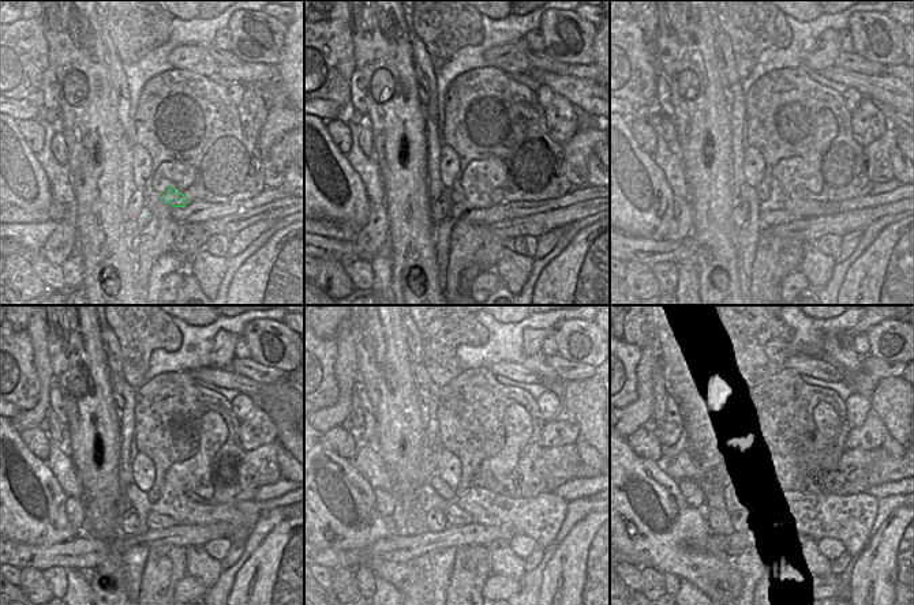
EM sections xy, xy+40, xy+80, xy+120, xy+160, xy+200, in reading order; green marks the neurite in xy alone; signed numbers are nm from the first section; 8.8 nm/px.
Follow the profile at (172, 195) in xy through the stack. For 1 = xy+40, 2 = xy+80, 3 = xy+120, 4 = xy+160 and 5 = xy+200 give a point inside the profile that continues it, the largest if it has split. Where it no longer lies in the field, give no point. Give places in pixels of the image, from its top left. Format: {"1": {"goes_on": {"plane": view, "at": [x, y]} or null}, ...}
{"1": {"goes_on": {"plane": "xy+40", "at": [476, 199]}}, "2": {"goes_on": {"plane": "xy+80", "at": [783, 199]}}, "3": {"goes_on": {"plane": "xy+120", "at": [184, 510]}}, "4": {"goes_on": {"plane": "xy+160", "at": [540, 518]}}, "5": {"goes_on": {"plane": "xy+200", "at": [849, 518]}}}

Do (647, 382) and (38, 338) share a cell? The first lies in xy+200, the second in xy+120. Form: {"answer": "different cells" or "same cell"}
{"answer": "same cell"}

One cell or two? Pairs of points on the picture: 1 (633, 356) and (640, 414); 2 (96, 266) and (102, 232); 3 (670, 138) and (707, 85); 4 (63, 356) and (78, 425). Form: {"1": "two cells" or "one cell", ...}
{"1": "two cells", "2": "one cell", "3": "two cells", "4": "one cell"}

